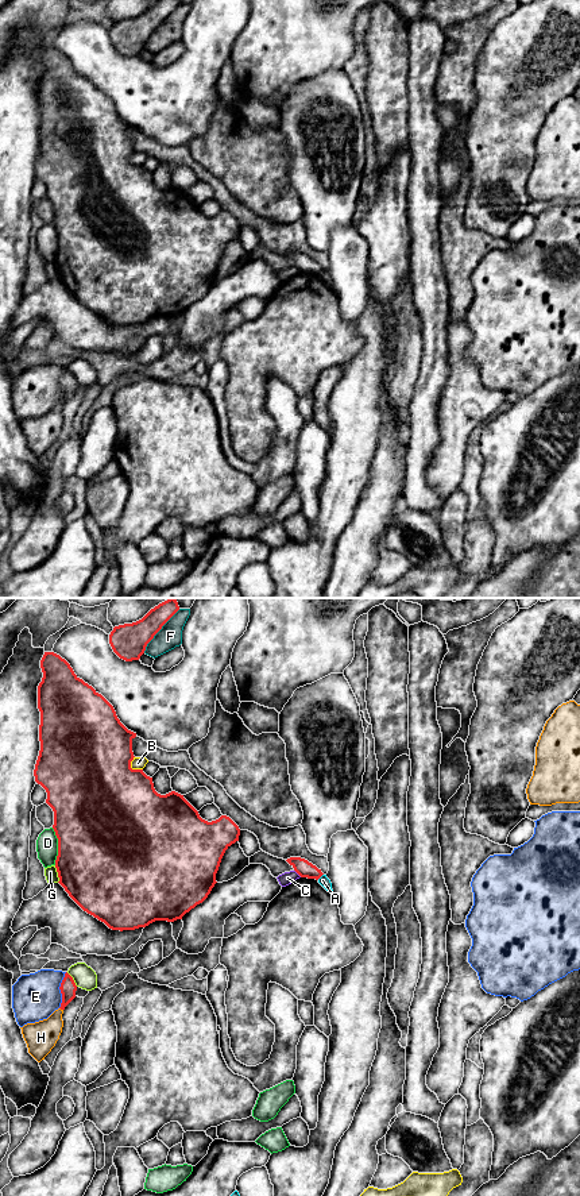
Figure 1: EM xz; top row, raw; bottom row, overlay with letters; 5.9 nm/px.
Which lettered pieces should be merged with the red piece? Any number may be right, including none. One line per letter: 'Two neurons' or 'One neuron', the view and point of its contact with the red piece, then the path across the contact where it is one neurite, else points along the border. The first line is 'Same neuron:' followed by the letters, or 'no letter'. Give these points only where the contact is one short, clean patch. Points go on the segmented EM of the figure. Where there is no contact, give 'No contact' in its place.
Same neuron: no letter
A: Two neurons. Touches red at xz (320, 876)
B: Two neurons. Touches red at xz (130, 767)
C: Two neurons. Touches red at xz (298, 874)
D: Two neurons. Touches red at xz (58, 847)
E: Two neurons. Touches red at xz (60, 988)
F: Two neurons. Touches red at xz (159, 629)
G: Two neurons. Touches red at xz (58, 874)
H: Two neurons. Touches red at xz (61, 1009)

